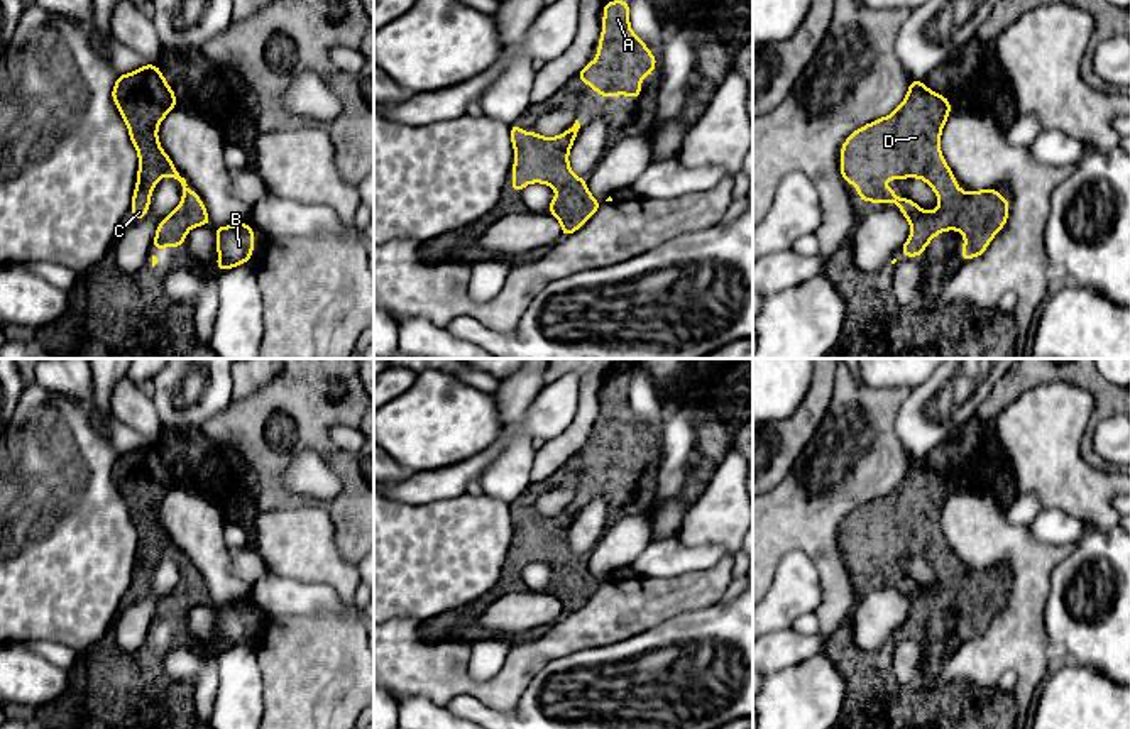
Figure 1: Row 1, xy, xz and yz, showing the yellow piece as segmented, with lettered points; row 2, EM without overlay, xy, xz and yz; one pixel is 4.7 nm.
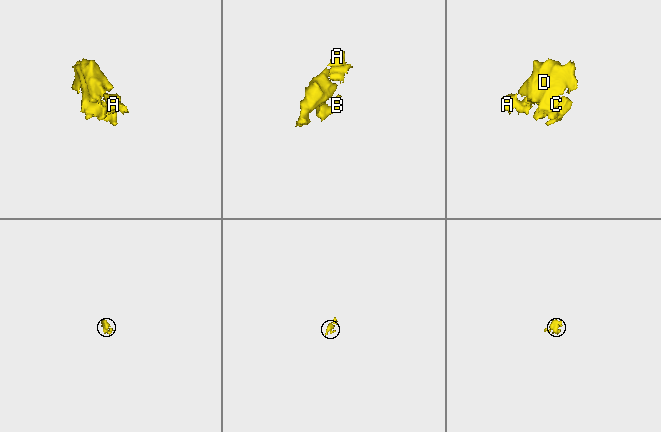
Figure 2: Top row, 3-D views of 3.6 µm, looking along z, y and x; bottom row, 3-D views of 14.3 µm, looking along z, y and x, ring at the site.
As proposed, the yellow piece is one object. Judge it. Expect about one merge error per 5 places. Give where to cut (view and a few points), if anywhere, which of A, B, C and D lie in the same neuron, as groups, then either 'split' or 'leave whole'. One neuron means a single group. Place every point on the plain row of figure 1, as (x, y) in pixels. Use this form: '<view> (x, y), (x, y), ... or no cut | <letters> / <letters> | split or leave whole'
no cut | A B C D | leave whole

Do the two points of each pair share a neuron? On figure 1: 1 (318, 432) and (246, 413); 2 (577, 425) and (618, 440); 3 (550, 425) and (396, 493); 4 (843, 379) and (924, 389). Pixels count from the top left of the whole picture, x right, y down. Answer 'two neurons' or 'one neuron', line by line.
1: one neuron
2: two neurons
3: one neuron
4: two neurons

